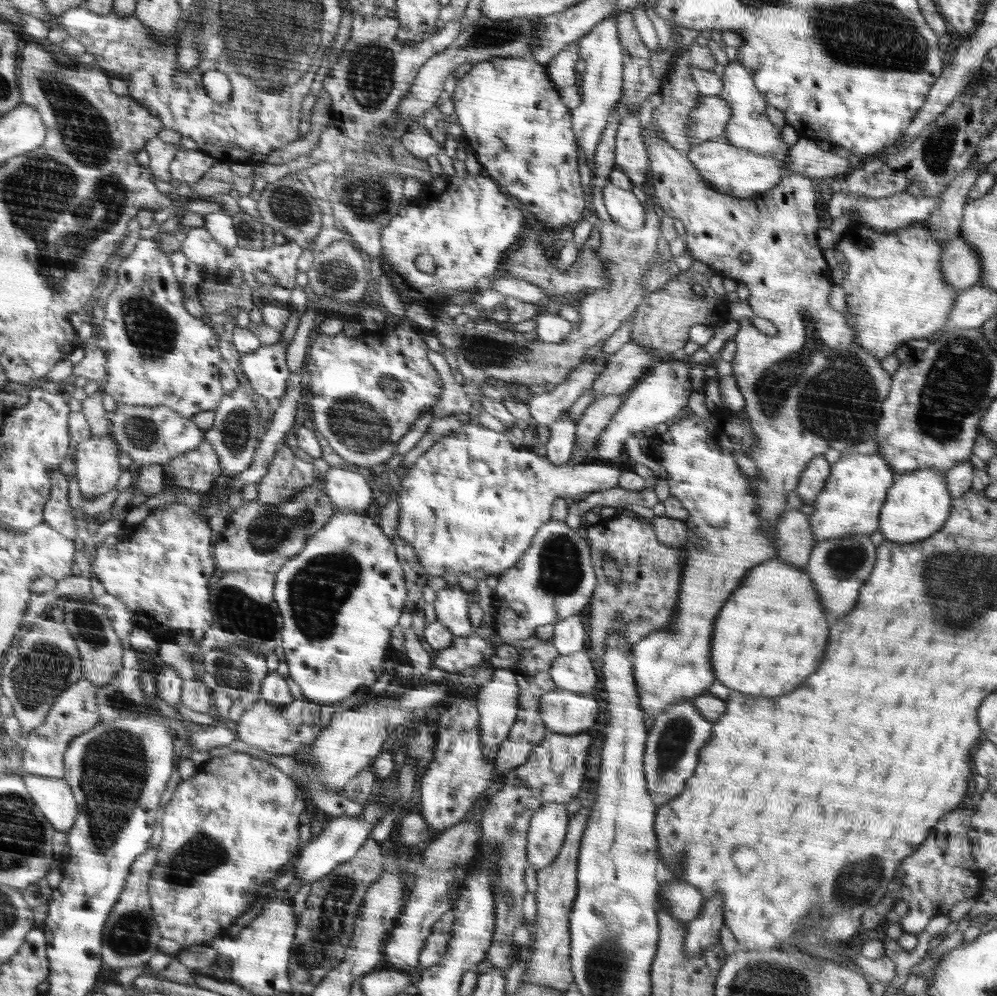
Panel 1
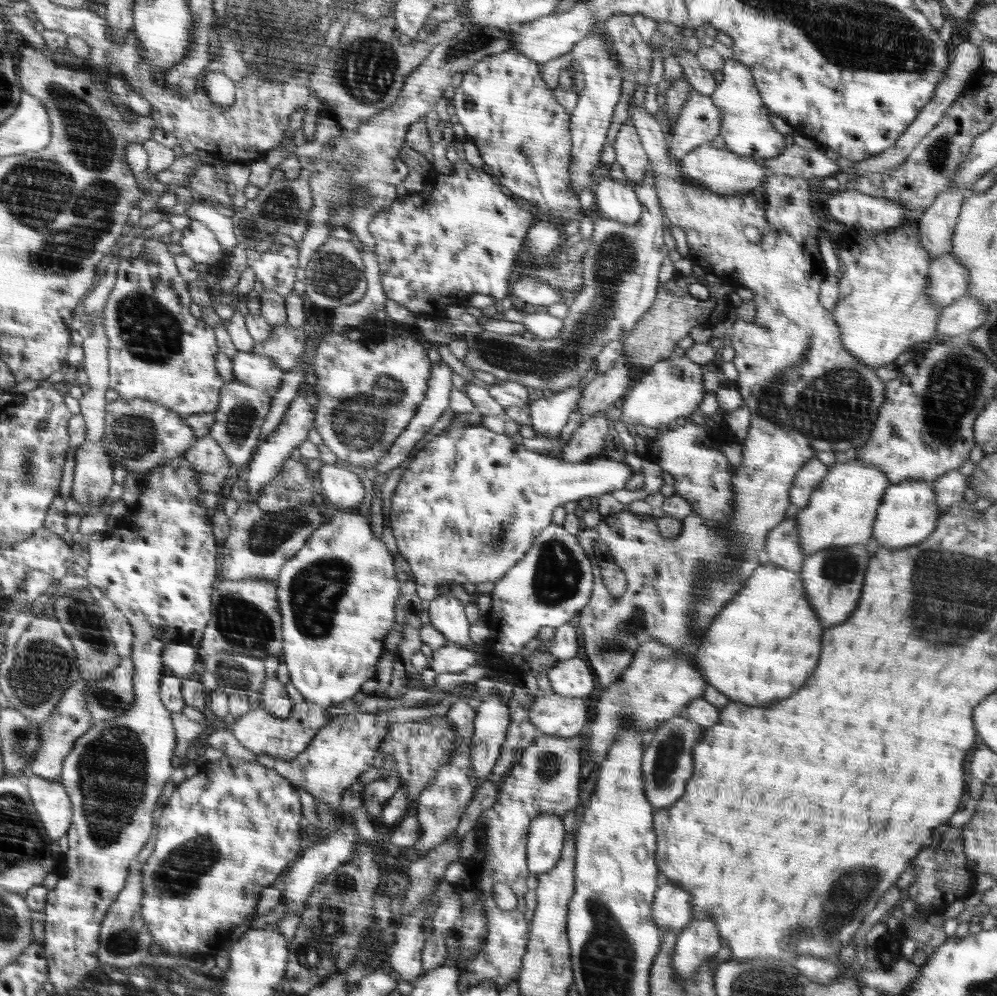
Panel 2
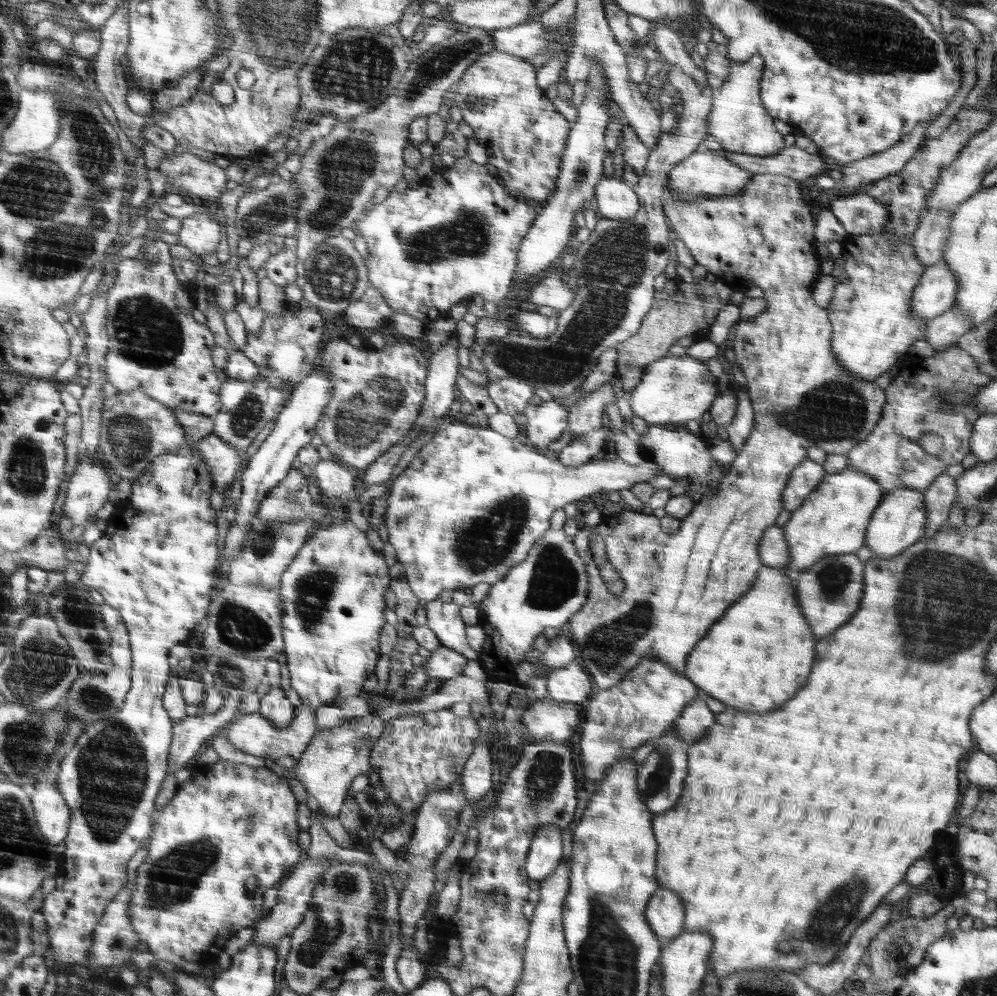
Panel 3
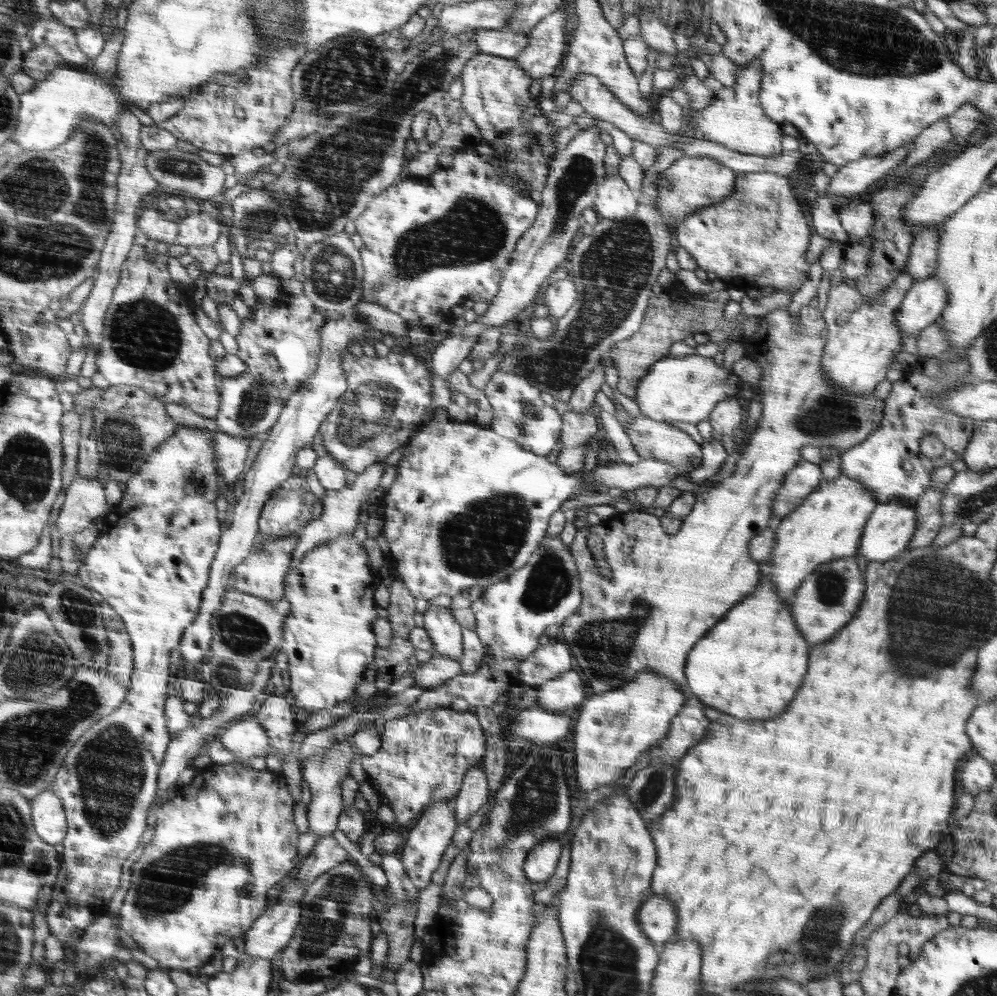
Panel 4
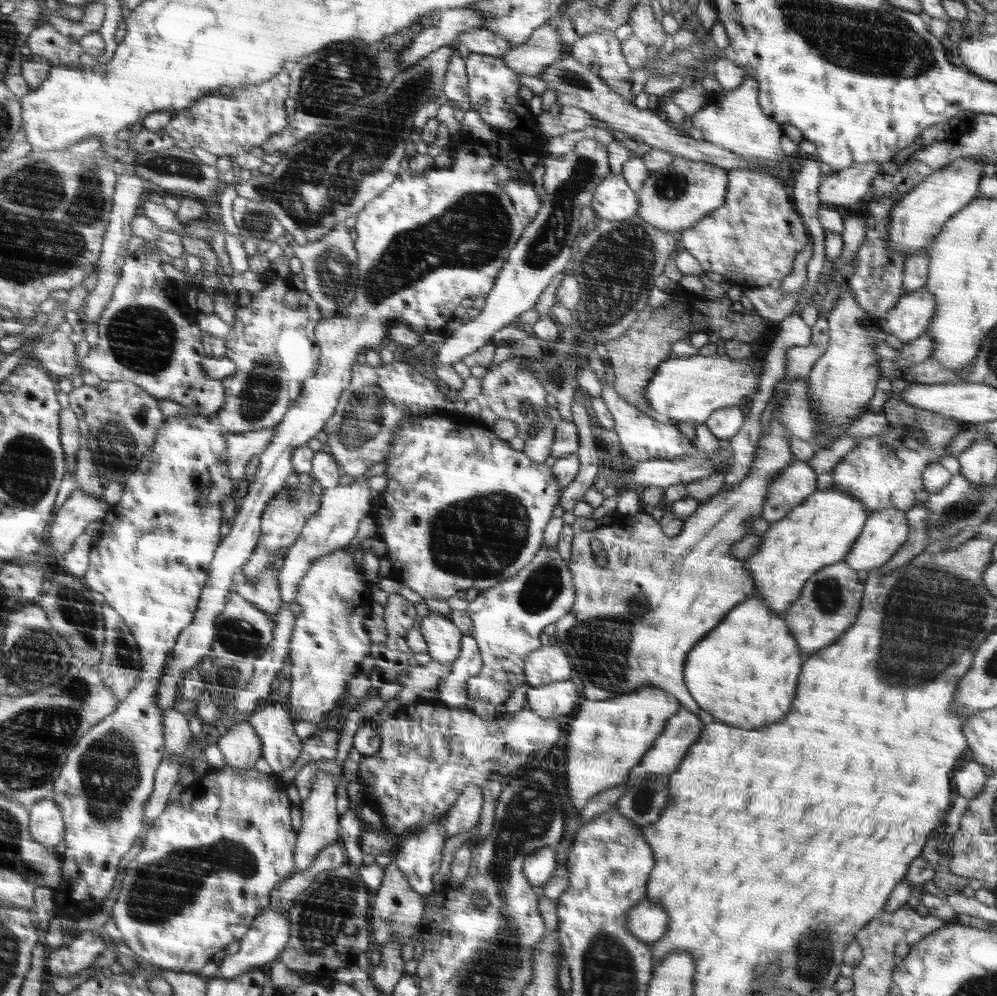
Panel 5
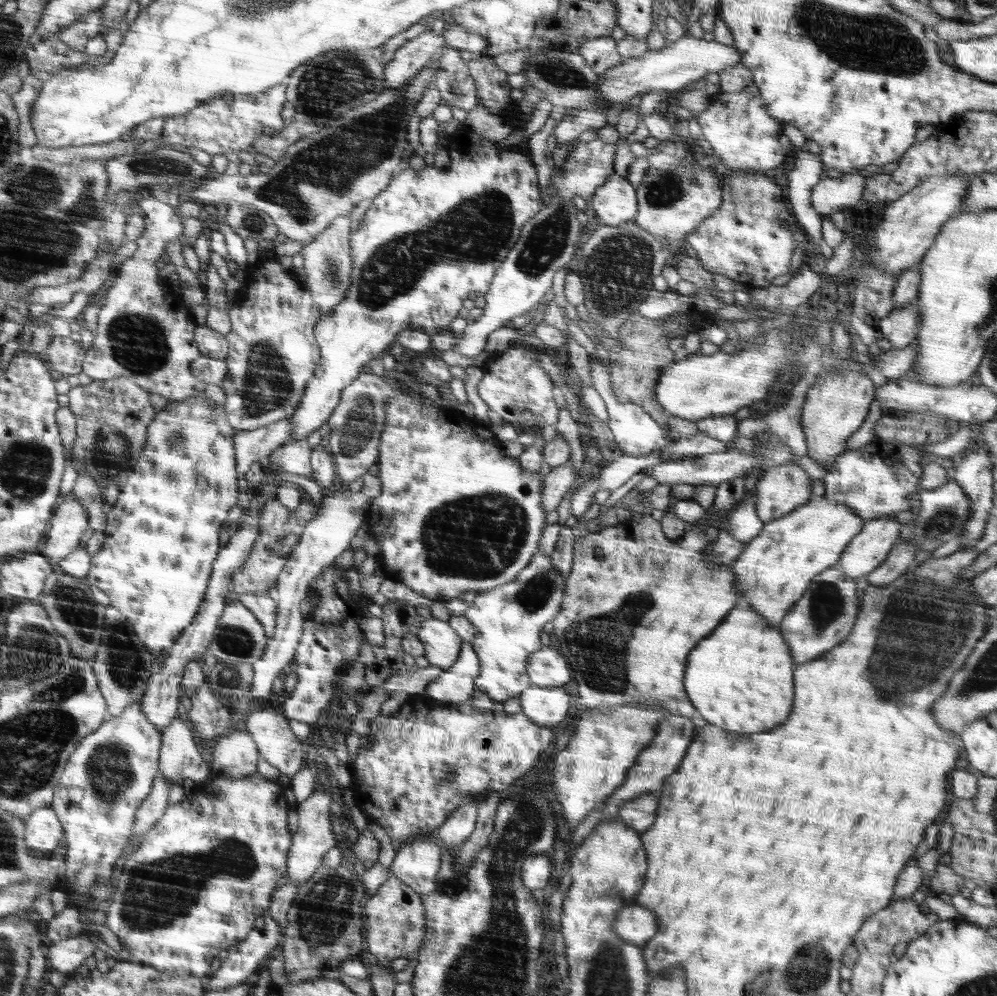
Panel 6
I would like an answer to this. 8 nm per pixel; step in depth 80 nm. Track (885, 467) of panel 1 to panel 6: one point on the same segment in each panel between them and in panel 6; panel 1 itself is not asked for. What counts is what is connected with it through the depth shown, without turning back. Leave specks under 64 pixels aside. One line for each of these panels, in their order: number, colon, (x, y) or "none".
2: (841, 512)
3: (833, 519)
4: (828, 524)
5: (819, 532)
6: (774, 570)

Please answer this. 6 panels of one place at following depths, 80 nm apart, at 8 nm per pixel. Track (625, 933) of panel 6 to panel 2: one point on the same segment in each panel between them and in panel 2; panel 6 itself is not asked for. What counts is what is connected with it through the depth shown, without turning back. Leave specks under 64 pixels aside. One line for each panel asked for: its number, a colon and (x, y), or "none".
2: (672, 907)
3: (665, 913)
4: (657, 917)
5: (648, 922)

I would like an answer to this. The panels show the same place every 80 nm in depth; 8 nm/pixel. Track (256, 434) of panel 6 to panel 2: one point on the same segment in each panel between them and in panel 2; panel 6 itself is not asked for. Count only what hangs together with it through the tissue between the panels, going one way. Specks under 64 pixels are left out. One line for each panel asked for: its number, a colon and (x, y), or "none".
2: (206, 456)
3: (223, 461)
4: (231, 451)
5: (241, 447)

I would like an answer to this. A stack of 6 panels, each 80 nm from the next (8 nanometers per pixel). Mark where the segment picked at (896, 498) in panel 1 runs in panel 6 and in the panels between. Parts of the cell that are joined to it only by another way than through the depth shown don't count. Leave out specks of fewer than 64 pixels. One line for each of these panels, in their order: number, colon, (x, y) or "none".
2: (908, 512)
3: (899, 520)
4: (891, 525)
5: (885, 530)
6: (868, 549)

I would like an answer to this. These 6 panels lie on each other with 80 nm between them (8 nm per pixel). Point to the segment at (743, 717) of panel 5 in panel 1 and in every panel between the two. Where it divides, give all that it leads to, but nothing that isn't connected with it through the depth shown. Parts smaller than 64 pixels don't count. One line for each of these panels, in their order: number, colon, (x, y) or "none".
1: (771, 634)
2: (768, 634)
3: (758, 654)
4: (749, 665)

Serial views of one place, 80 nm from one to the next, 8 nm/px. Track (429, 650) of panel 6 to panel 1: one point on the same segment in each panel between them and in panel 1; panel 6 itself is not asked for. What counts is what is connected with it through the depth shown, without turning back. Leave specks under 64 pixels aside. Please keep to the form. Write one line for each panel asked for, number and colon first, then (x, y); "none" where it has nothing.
1: (452, 604)
2: (447, 614)
3: (443, 618)
4: (446, 634)
5: (443, 638)

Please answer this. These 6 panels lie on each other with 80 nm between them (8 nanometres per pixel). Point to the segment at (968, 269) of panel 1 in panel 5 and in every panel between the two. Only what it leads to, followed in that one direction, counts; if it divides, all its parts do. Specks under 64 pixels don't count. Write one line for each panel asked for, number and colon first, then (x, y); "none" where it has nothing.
2: (948, 280)
3: (935, 293)
4: (922, 305)
5: (913, 312)

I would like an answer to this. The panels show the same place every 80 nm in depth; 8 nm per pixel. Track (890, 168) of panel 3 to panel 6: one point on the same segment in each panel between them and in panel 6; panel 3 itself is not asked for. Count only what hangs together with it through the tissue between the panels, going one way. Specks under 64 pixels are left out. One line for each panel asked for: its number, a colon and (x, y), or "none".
4: (854, 178)
5: (847, 186)
6: (831, 194)

